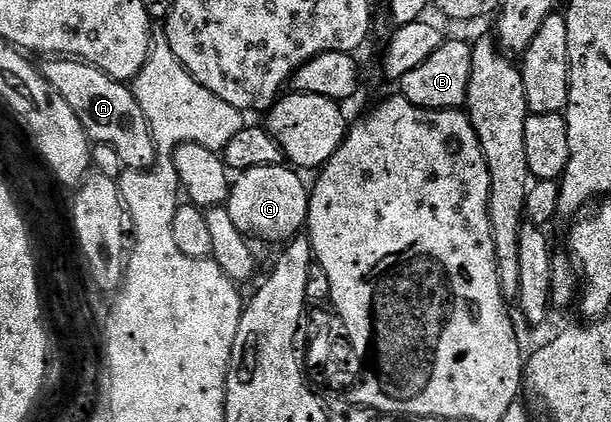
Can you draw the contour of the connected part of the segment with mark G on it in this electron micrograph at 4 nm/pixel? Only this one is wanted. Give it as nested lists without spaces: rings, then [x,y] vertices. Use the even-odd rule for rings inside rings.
[[[289,166],[256,168],[240,173],[241,180],[232,185],[229,193],[228,210],[235,226],[246,238],[258,236],[261,240],[281,240],[288,242],[306,227],[309,219],[310,189]]]

